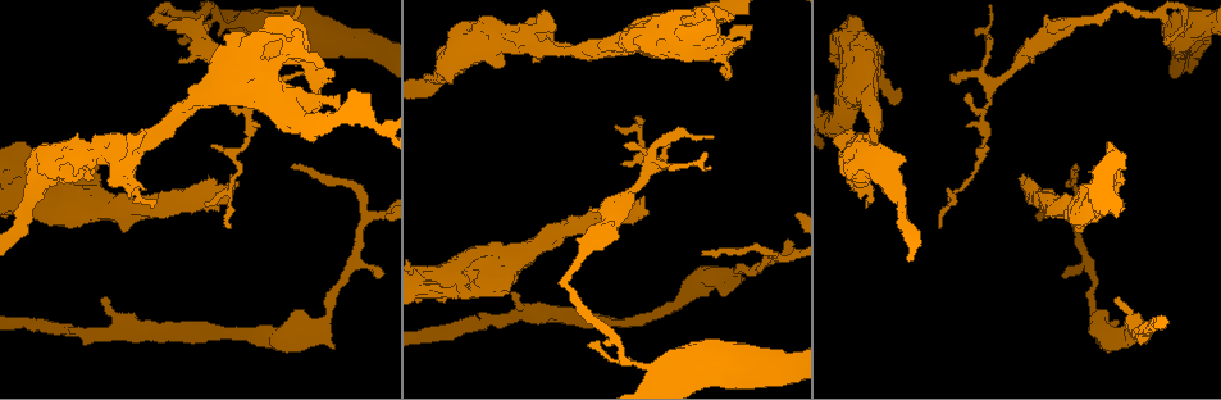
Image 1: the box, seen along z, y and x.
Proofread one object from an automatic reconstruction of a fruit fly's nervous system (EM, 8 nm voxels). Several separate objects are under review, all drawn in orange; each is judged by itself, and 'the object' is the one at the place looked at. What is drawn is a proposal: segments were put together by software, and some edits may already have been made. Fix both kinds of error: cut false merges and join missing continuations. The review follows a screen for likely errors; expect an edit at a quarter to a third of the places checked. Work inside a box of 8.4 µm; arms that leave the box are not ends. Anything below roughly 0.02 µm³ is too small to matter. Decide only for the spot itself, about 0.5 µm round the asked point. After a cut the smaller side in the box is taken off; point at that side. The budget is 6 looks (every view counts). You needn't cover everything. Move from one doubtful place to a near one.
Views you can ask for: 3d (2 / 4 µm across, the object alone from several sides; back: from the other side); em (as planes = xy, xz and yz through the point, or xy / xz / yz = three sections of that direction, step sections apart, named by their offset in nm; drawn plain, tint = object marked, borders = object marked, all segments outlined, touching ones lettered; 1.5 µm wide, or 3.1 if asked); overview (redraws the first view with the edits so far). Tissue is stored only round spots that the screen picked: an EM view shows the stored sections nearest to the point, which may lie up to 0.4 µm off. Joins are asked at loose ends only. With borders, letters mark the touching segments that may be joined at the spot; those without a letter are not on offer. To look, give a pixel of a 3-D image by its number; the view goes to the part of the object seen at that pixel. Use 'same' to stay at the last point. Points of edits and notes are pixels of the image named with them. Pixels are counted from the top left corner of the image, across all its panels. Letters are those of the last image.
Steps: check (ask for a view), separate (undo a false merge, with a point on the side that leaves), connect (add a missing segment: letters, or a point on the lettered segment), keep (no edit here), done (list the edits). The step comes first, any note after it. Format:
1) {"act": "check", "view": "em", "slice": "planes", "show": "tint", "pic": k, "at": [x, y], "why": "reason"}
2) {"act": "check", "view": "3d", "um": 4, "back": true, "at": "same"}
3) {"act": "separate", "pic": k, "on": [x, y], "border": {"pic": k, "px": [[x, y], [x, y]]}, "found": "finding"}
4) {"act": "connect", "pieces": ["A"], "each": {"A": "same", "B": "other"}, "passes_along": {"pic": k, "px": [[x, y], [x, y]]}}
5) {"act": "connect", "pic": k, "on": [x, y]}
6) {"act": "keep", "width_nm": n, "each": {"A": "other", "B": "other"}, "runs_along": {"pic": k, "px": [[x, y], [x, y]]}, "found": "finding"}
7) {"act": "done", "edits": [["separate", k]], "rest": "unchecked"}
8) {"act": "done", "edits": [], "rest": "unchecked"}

{"act": "check", "view": "3d", "um": 4, "back": true, "pic": 1, "at": [713, 137], "why": "thin end"}

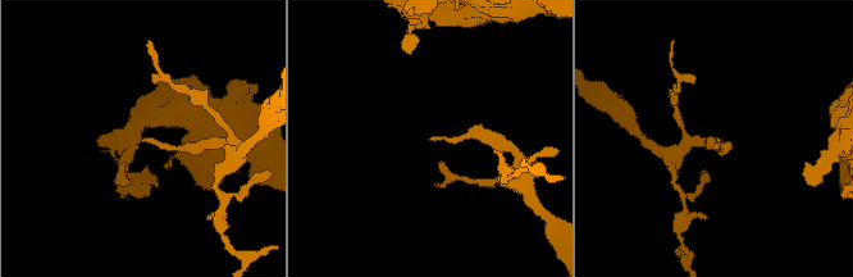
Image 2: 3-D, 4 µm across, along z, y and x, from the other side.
{"act": "check", "view": "em", "slice": "planes", "show": "plain", "pic": 2, "at": [720, 139]}

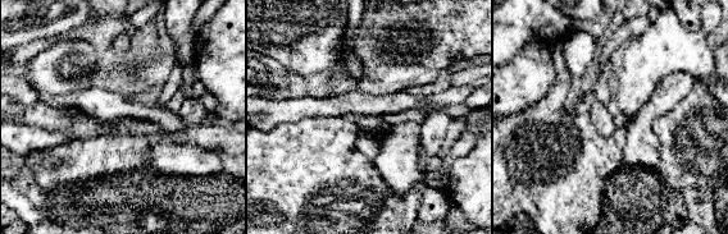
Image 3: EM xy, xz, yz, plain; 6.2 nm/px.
{"act": "check", "view": "em", "slice": "planes", "show": "borders", "at": "same", "why": "what lies round it"}

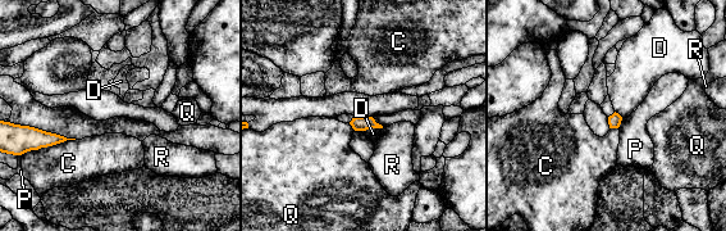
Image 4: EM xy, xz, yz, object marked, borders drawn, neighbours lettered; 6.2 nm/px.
{"act": "keep", "longest_contact_nm": ["C", 260], "each": {"C": "other", "D": "other", "P": "other", "Q": "other", "R": "other"}, "border": {"pic": 4, "px": [[380, 127], [370, 127], [362, 131]]}, "found": "none of them fits"}

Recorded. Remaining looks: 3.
{"act": "check", "view": "3d", "um": 2, "pic": 1, "at": [178, 42], "why": "tapers out"}

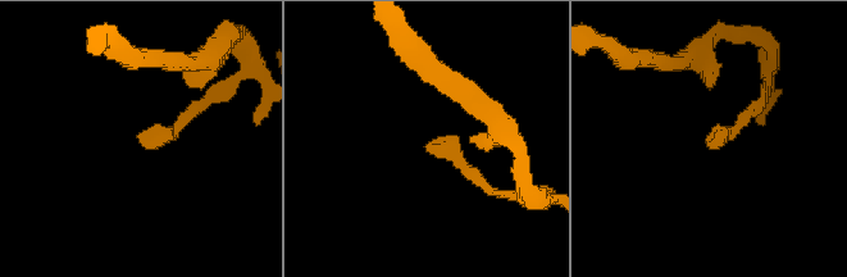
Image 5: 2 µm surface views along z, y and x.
{"act": "check", "view": "em", "slice": "planes", "show": "borders", "pic": 5, "at": [718, 142]}

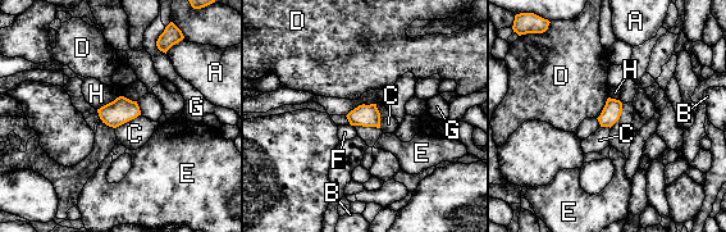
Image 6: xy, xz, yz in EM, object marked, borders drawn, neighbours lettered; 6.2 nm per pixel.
{"act": "keep", "longest_contact_nm": ["C", 180], "each": {"A": "other", "B": "other", "C": "other", "D": "other", "E": "other", "F": "other", "G": "other", "H": "other"}, "border": {"pic": 6, "px": [[140, 114], [115, 128]]}, "found": "no lettered segment goes on from it"}

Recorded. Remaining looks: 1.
{"act": "done", "edits": [], "rest": "unchecked"}

